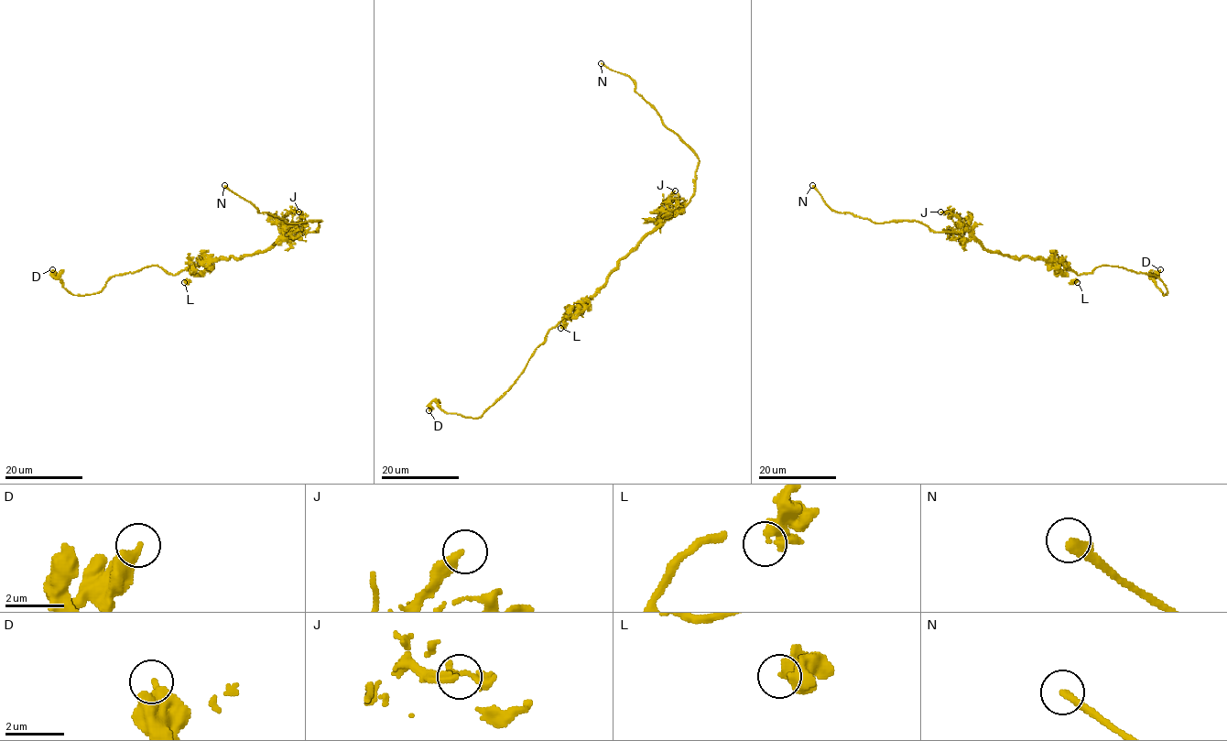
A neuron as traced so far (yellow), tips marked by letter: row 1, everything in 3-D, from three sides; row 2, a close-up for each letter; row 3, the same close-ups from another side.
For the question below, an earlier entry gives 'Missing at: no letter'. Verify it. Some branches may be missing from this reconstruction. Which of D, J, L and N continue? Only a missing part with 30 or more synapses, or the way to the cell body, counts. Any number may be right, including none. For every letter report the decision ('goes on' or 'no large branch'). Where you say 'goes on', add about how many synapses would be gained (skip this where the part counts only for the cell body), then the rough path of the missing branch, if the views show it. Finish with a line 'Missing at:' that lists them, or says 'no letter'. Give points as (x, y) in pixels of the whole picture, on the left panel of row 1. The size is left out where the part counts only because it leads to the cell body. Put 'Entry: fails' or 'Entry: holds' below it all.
D: no large branch
J: no large branch
L: no large branch
N: goes on; course (224, 185), (206, 169), (191, 162), (189, 141), (168, 125)
Missing at: N
Entry: fails

